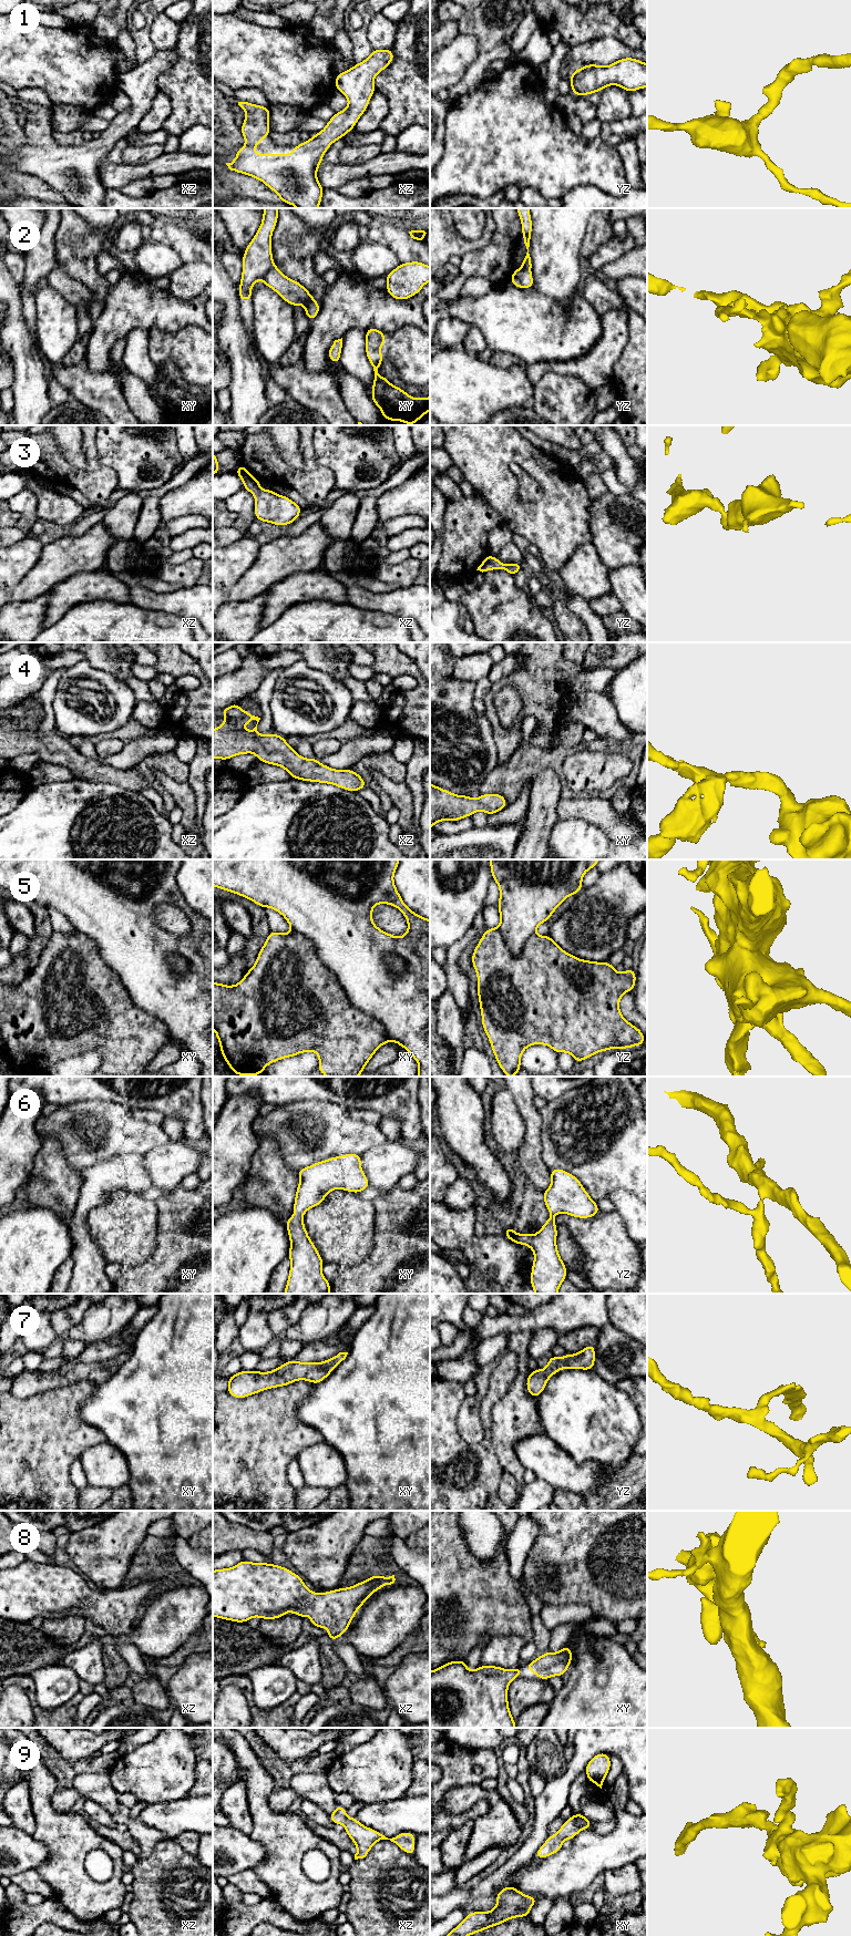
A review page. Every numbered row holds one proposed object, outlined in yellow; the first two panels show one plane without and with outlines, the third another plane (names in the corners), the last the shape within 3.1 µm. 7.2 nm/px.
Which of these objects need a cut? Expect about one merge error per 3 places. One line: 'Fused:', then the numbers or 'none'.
Fused: 2, 5

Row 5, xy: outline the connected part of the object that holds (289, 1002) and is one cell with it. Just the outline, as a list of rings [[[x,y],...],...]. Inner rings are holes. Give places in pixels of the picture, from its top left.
[[[271,930],[256,962],[235,986],[213,982],[213,1029],[221,1054],[237,1077],[262,1075],[269,1063],[307,1051],[318,1054],[317,1071],[327,1077],[358,1077],[376,1051],[392,1041],[379,1020],[349,1001],[334,971],[318,957],[312,941],[296,931],[280,934]]]

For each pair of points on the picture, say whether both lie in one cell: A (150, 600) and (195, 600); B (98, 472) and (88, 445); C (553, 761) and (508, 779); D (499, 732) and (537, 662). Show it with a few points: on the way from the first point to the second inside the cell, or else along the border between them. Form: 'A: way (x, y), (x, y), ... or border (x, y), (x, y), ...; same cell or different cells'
A: way (161, 600), (184, 600); same cell
B: way (92, 465), (90, 452); same cell
C: way (542, 761), (527, 761), (519, 770); same cell
D: way (518, 723), (520, 718), (537, 700), (537, 682); same cell

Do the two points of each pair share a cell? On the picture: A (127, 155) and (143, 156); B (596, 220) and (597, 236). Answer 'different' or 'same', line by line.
A: same
B: same

